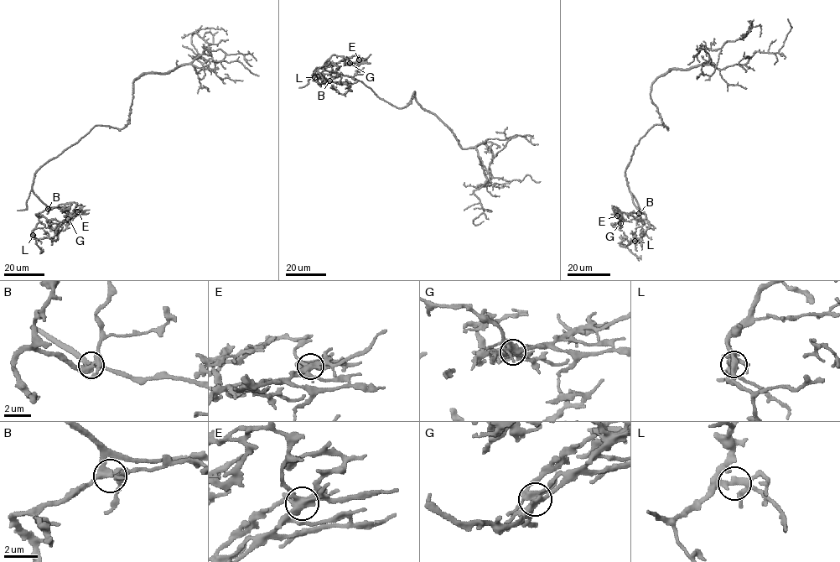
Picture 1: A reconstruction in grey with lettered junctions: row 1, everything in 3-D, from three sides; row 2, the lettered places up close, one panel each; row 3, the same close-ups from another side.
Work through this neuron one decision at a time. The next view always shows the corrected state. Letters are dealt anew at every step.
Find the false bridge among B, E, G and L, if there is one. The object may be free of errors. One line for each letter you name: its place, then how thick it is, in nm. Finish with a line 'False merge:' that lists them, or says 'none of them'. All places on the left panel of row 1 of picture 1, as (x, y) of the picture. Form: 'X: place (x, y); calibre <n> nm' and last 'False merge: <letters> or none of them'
False merge: none of them

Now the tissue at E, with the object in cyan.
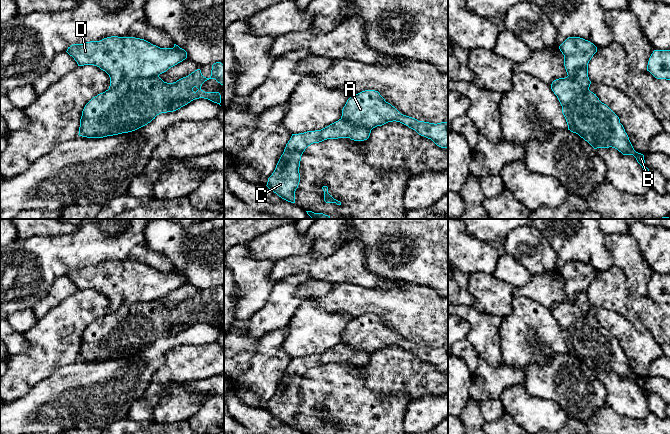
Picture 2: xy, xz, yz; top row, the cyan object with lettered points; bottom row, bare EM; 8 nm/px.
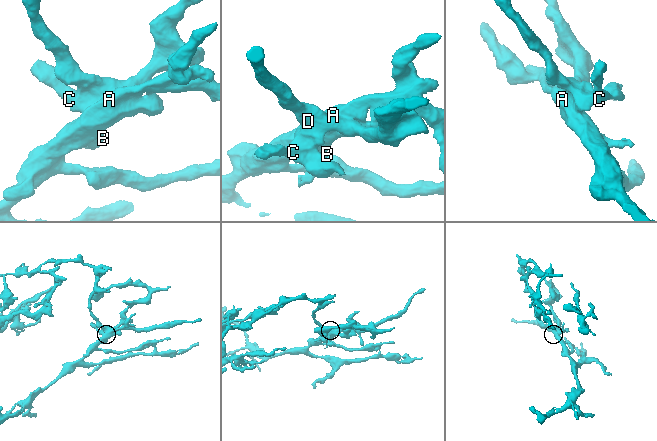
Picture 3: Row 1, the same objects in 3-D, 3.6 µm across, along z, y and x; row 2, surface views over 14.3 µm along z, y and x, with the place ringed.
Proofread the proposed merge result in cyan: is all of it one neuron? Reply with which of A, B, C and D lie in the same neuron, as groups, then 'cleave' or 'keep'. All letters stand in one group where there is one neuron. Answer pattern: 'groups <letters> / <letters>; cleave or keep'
groups A B C D; keep

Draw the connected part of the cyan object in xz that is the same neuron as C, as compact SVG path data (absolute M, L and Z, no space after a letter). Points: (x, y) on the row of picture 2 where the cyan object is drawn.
M365 90L347 100L338 121L321 130L292 134L266 186L282 199L295 203L301 156L308 146L338 138L364 141L373 128L393 121L408 126L441 148L448 148L448 122L434 124L418 121L401 114L378 91Z

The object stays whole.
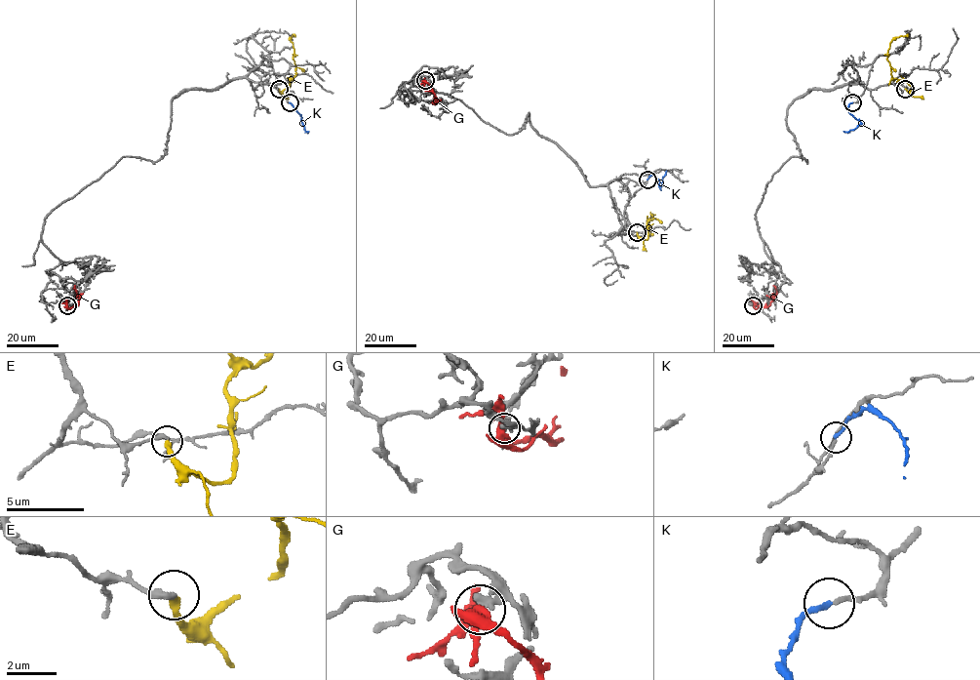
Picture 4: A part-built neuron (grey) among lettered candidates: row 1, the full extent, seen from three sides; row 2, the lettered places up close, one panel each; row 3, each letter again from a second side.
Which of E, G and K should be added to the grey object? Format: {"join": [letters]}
{"join": ["K"]}

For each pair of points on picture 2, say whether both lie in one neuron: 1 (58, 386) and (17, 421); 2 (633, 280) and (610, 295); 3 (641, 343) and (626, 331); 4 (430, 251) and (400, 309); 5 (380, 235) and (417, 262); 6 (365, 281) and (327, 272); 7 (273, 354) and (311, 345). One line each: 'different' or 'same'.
1: same
2: different
3: same
4: different
5: same
6: same
7: different

